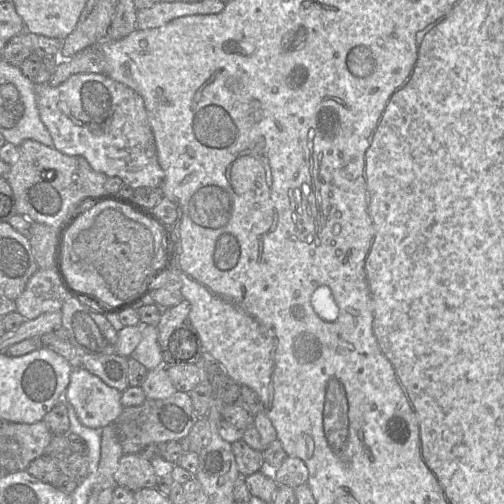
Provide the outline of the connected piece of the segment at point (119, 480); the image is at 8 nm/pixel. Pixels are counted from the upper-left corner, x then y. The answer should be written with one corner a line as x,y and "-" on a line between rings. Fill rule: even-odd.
141,453
124,454
113,475
114,485
123,486
135,492
144,488
154,488
157,475
149,460

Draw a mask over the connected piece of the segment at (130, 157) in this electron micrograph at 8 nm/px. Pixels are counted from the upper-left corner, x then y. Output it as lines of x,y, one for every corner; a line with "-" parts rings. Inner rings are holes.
78,73
56,87
43,83
34,89
40,118
56,150
85,158
94,171
119,177
132,189
162,185
165,173
158,163
144,100
133,89
104,73

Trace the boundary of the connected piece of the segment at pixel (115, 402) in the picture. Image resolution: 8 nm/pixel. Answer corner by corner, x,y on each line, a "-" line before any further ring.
83,367
72,368
70,381
64,399
72,405
80,422
90,428
102,429
114,424
123,411
121,393
105,384
100,378
91,374

